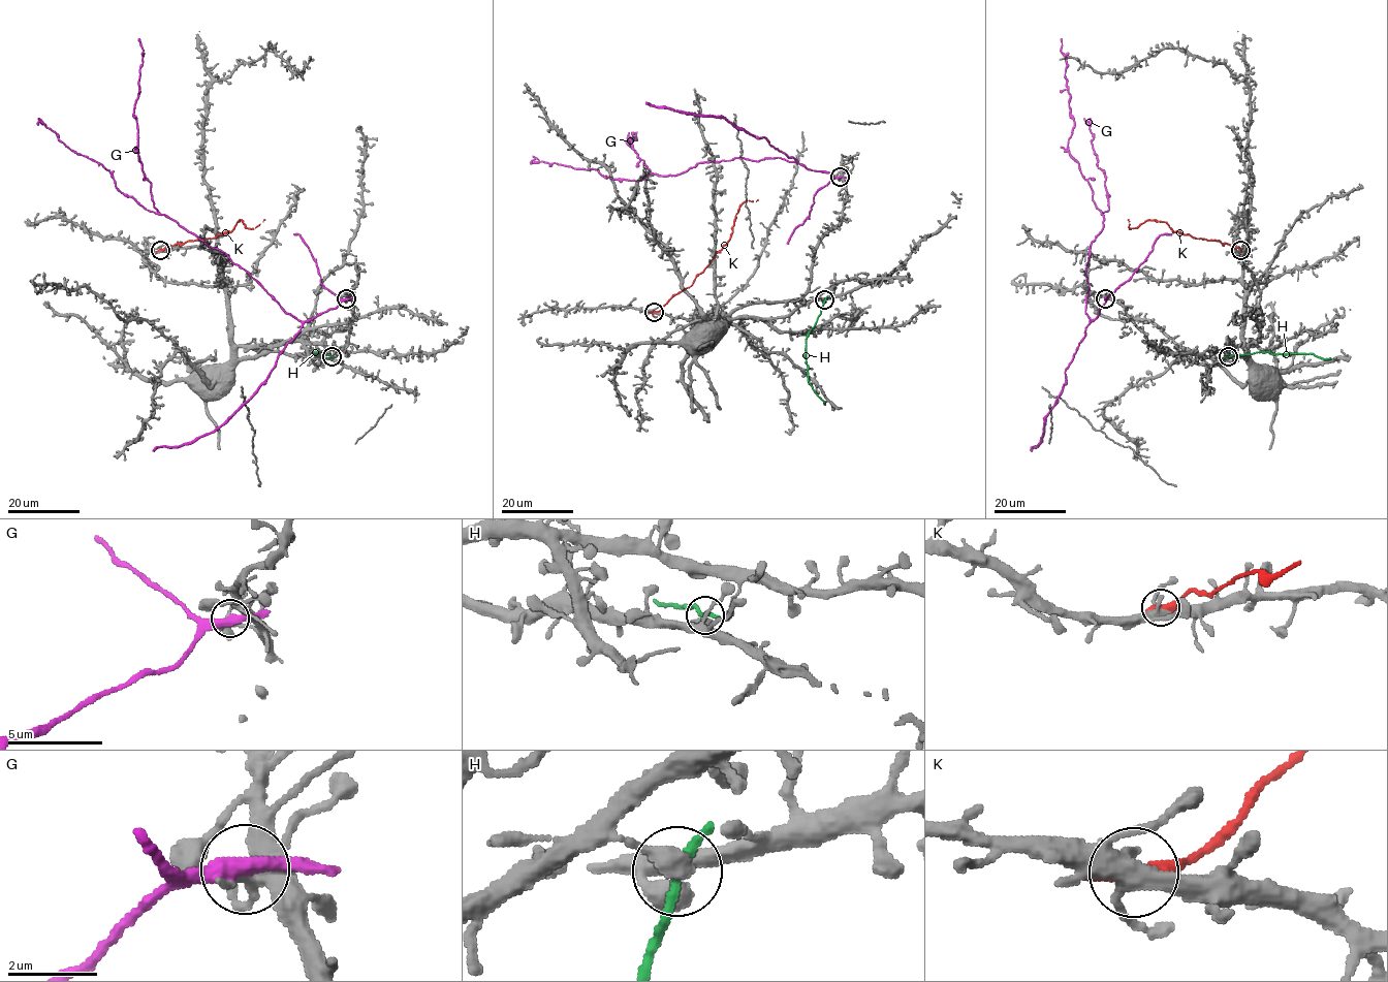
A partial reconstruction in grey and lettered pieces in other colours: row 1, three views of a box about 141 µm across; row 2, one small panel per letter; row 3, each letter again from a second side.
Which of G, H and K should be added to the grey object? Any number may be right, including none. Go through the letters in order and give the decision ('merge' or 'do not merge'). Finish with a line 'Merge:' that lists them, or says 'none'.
G: do not merge
H: do not merge
K: do not merge
Merge: none

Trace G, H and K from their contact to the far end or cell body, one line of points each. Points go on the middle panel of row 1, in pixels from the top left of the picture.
G: (840, 177), (779, 157), (653, 173), (627, 141), (635, 138), (631, 133)
H: (824, 299), (806, 342), (808, 381), (824, 403)
K: (654, 312), (658, 312), (672, 296), (690, 286), (730, 236), (742, 203), (757, 199)

